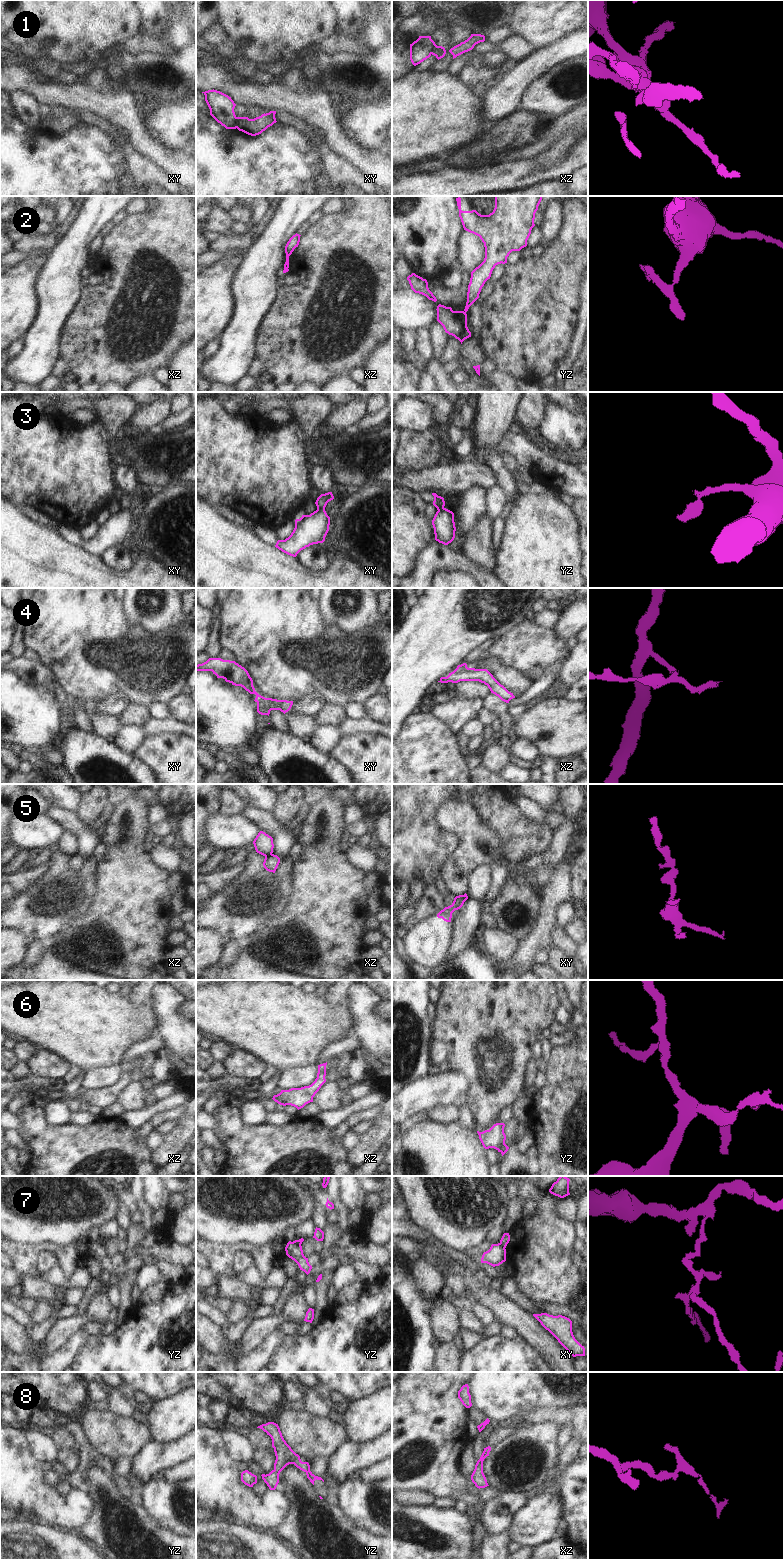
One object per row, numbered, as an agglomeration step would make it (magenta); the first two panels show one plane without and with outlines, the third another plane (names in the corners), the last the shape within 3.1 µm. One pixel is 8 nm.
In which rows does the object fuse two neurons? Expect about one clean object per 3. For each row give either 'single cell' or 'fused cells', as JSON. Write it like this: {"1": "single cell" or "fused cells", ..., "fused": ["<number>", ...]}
{"1": "fused cells", "2": "fused cells", "3": "fused cells", "4": "fused cells", "5": "fused cells", "6": "single cell", "7": "fused cells", "8": "single cell", "fused": ["1", "2", "3", "4", "5", "7"]}

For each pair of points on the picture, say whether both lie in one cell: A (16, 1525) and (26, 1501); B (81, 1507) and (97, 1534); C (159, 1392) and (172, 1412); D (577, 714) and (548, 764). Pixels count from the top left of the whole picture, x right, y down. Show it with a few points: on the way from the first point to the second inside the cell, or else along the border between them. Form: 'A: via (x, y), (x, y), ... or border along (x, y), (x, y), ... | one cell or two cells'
A: border along (21, 1518), (33, 1520), (43, 1526) | two cells
B: border along (89, 1496), (93, 1502), (93, 1511), (78, 1532) | two cells
C: border along (185, 1389), (156, 1402) | two cells
D: border along (540, 754), (549, 757) | two cells

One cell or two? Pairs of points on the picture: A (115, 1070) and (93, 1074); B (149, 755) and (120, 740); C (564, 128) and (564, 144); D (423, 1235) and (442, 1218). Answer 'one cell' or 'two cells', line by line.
A: one cell
B: two cells
C: two cells
D: two cells

